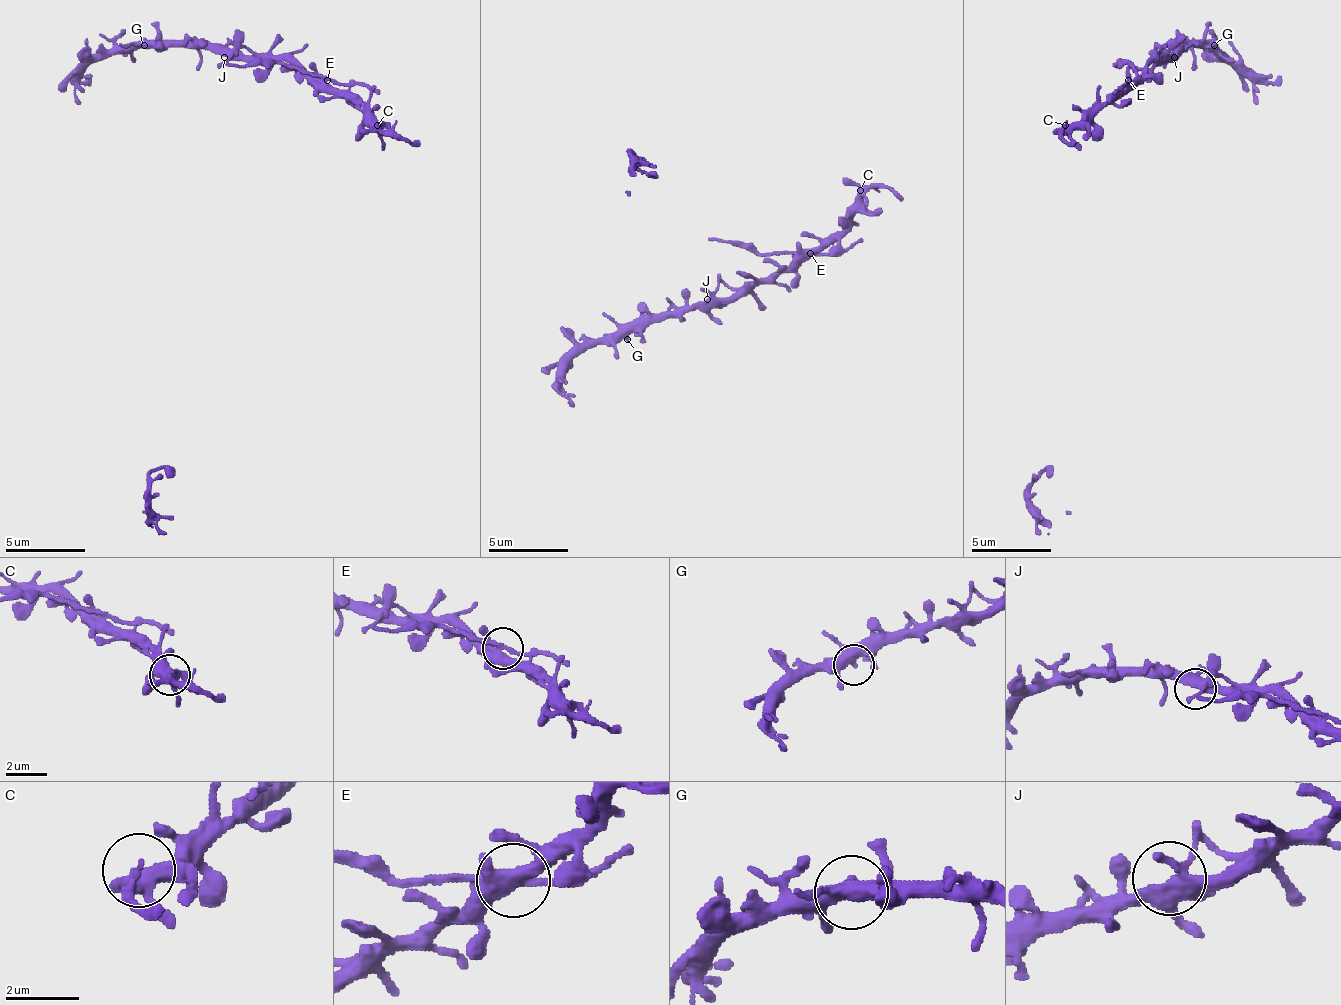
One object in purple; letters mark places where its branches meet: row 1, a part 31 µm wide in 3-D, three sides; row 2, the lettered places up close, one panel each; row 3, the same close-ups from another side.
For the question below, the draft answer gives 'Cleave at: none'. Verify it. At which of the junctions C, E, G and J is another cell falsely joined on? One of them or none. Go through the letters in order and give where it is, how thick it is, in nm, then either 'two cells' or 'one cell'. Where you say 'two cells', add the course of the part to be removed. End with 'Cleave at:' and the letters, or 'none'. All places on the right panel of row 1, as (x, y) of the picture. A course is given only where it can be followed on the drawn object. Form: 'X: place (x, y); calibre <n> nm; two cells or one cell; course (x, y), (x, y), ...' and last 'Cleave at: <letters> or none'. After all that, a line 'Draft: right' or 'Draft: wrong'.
C: place (1065, 125); calibre 360 nm; one cell
E: place (1128, 80); calibre 400 nm; two cells; course (1129, 81), (1129, 65), (1113, 65)
G: place (1214, 45); calibre 400 nm; one cell
J: place (1174, 57); calibre 400 nm; one cell
Cleave at: E
Draft: wrong

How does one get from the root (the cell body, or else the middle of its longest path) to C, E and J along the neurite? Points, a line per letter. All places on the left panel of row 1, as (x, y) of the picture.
C: (356, 141), (356, 133), (364, 125), (377, 125)
E: (356, 141), (356, 125), (364, 113), (328, 81)
J: (356, 141), (356, 125), (364, 113), (348, 97), (336, 97), (320, 89), (304, 73), (284, 61), (224, 57)

